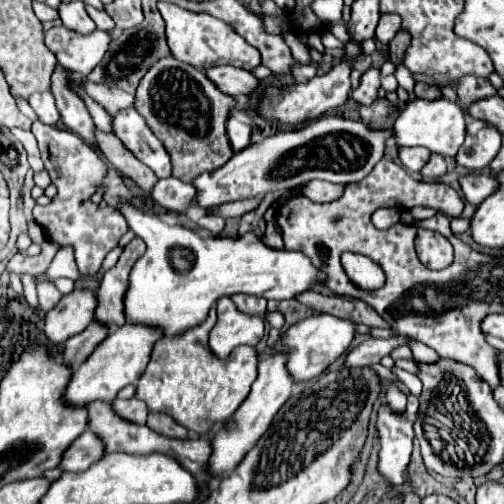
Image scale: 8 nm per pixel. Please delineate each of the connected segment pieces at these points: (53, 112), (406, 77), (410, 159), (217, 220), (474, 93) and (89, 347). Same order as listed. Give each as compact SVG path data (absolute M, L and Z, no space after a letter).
M50 91L30 95L28 103L30 103L30 107L36 111L36 115L38 115L38 119L40 119L42 123L46 123L46 125L56 125L56 121L60 119L58 109L56 109L56 105L54 105L54 97L52 97Z
M400 65L396 68L394 75L397 78L398 85L404 89L406 89L409 93L412 92L415 81L412 78L411 73L404 67L404 65Z
M398 147L398 157L406 169L418 173L430 159L430 151L424 147Z
M204 215L204 217L198 221L200 227L212 231L214 235L220 235L220 231L224 229L224 223L226 223L224 217L216 217L216 215Z
M474 75L462 77L462 81L458 85L458 103L460 103L462 111L466 111L466 113L468 113L470 103L476 103L478 99L486 99L492 95L496 95L496 89L492 87L492 83L486 79L474 77Z
M90 323L80 335L74 335L72 339L68 339L64 343L64 355L62 355L62 361L68 365L68 367L76 367L78 363L82 363L92 351L94 347L108 335L108 327L100 325L100 323Z

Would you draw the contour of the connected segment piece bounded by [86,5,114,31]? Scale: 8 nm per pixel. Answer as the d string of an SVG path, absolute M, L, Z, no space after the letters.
M86 5L86 11L88 11L88 15L92 17L92 21L96 23L96 27L98 27L100 31L110 31L110 29L114 29L114 21L112 21L112 17L110 17L106 11L98 11L98 9L90 7L90 5Z

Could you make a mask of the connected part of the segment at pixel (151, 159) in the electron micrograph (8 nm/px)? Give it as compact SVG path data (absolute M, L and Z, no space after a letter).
M136 109L120 111L114 117L114 133L144 165L148 165L156 177L164 179L172 175L172 163L168 151L150 131L146 121Z

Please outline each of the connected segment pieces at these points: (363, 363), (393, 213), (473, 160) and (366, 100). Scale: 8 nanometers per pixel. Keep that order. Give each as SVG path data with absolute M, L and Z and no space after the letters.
M392 337L392 339L368 339L362 345L350 349L346 353L346 367L368 367L372 363L378 363L384 355L390 355L390 351L398 345L406 345L408 337Z
M384 207L384 209L378 209L374 215L372 215L372 221L378 229L388 229L396 223L400 223L400 209L398 207Z
M468 119L466 123L466 139L454 161L468 171L482 171L490 165L490 161L500 151L502 135L496 127L484 121Z
M368 69L362 75L360 87L352 91L352 99L360 105L370 105L378 97L378 87L380 87L380 71L378 69Z

